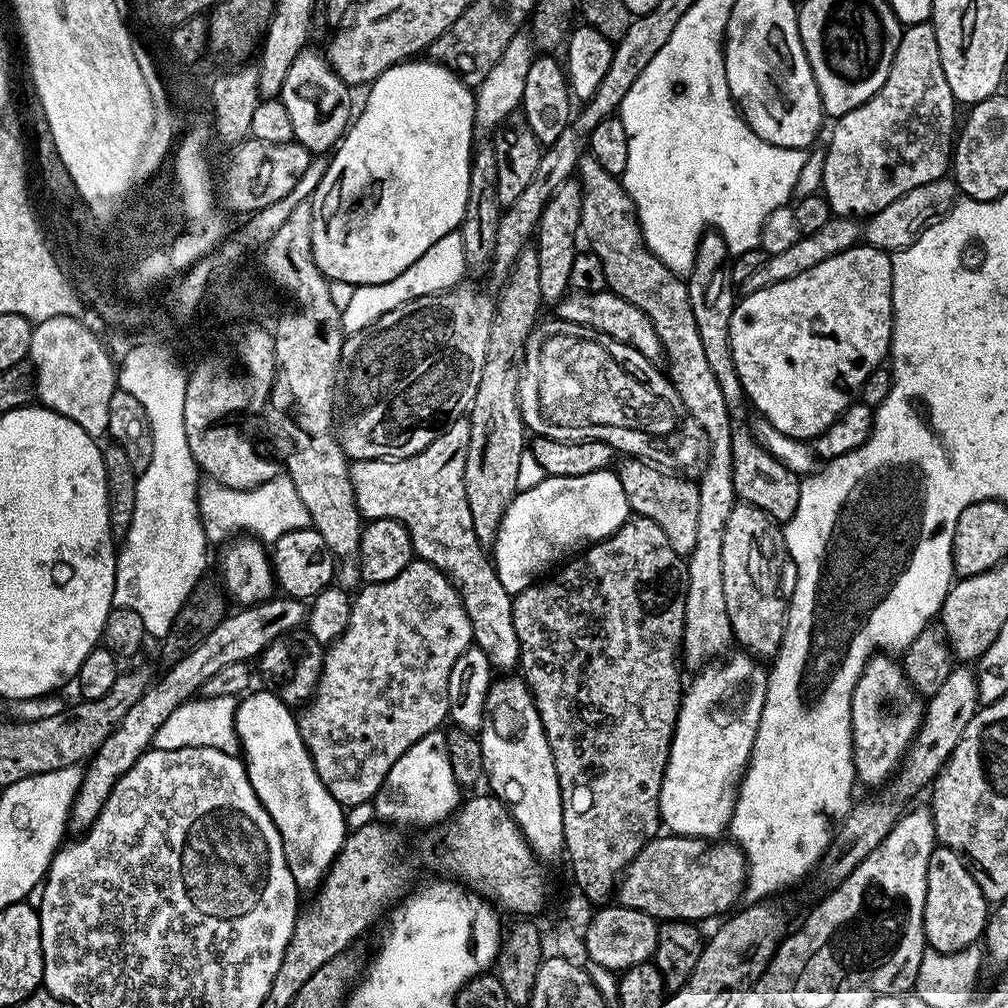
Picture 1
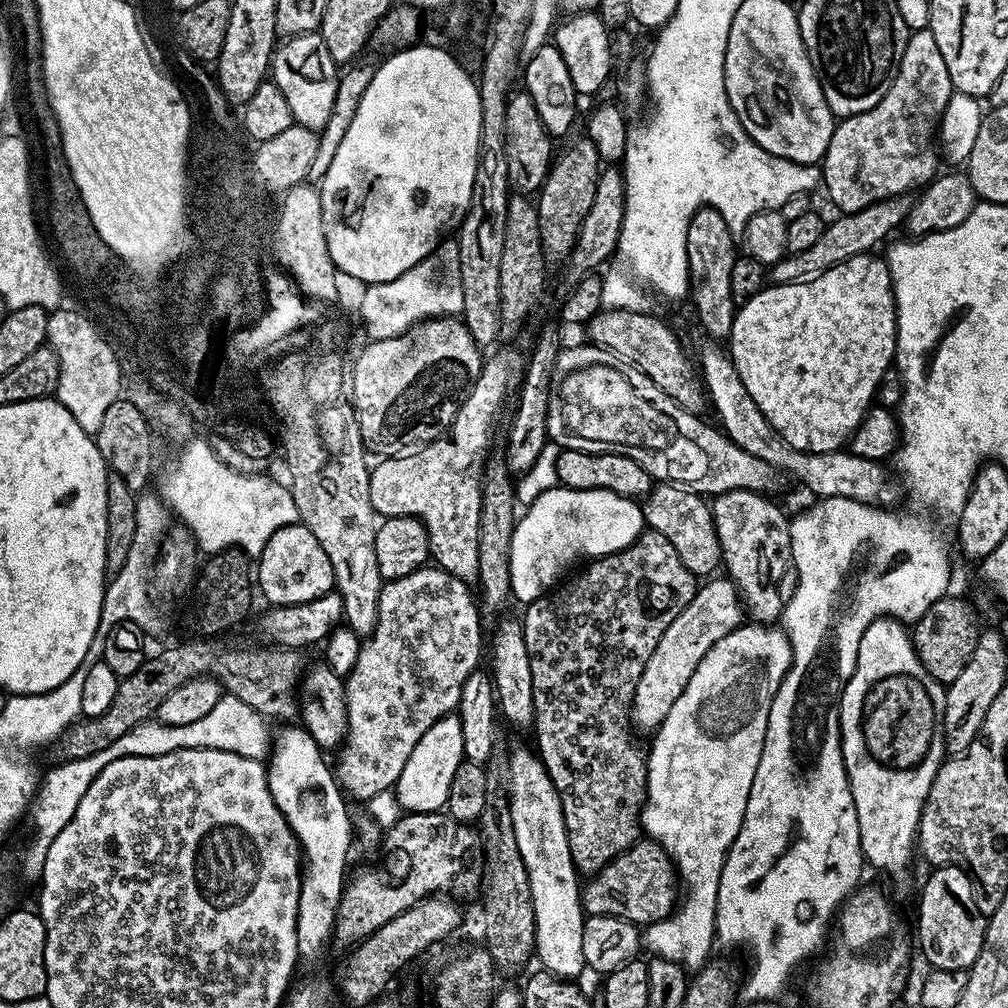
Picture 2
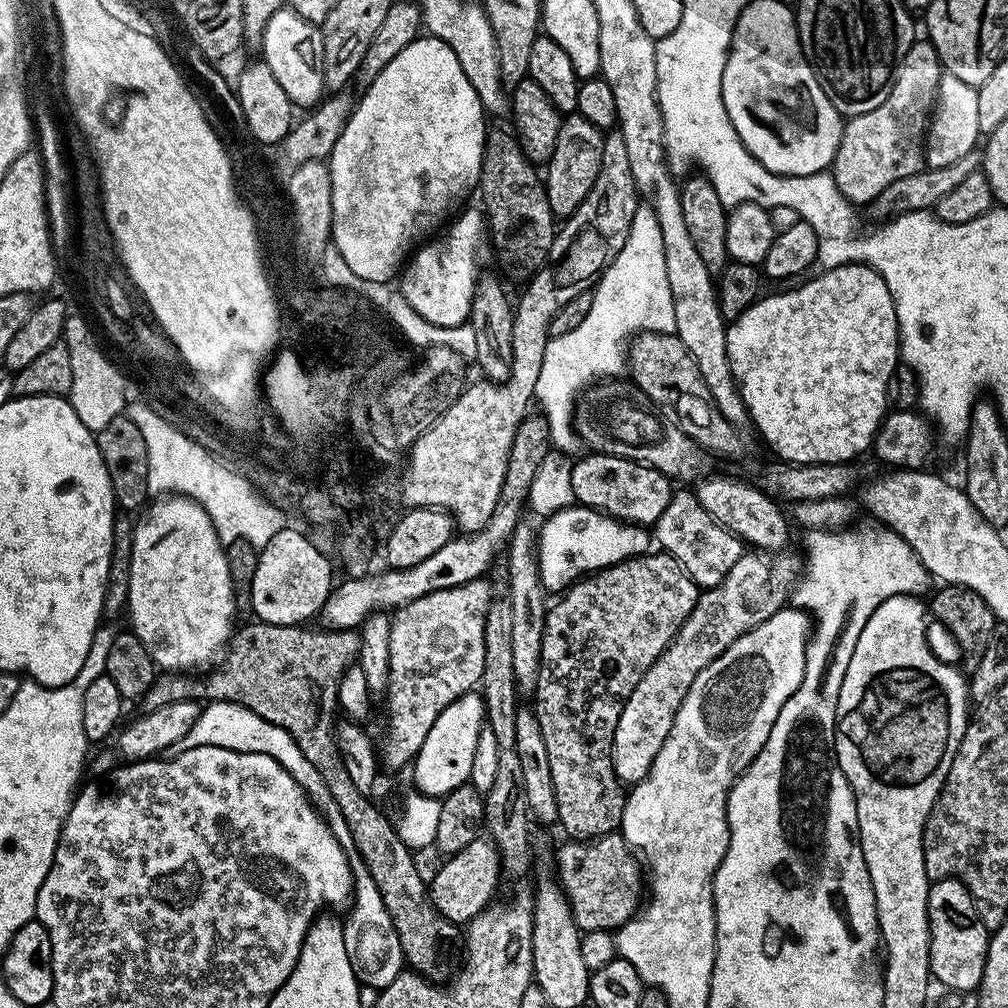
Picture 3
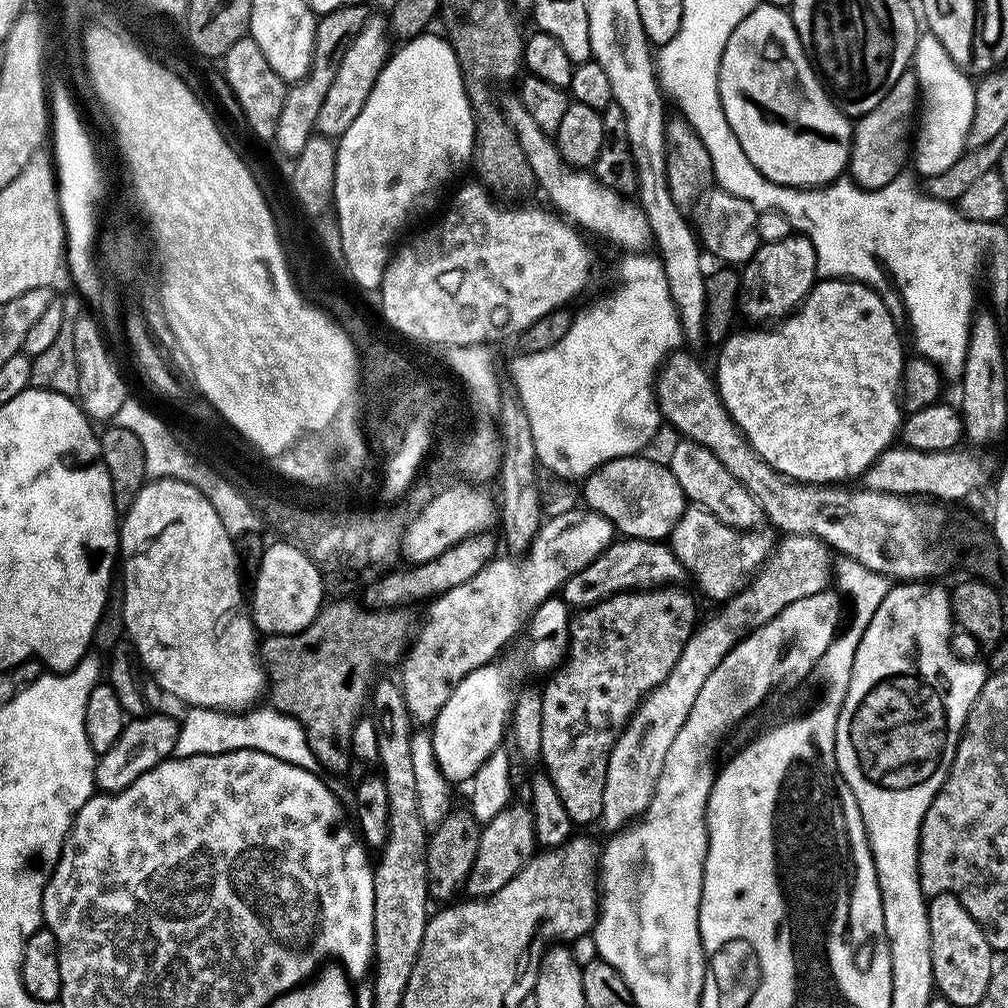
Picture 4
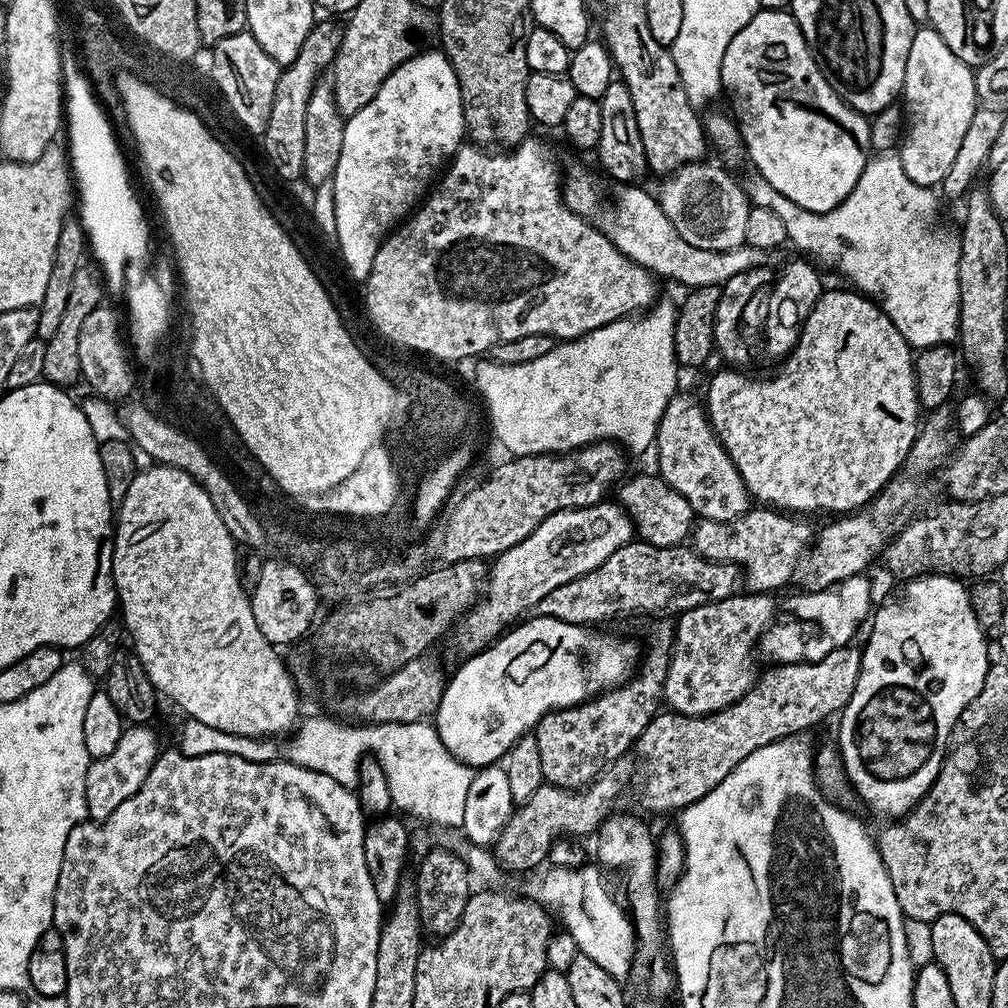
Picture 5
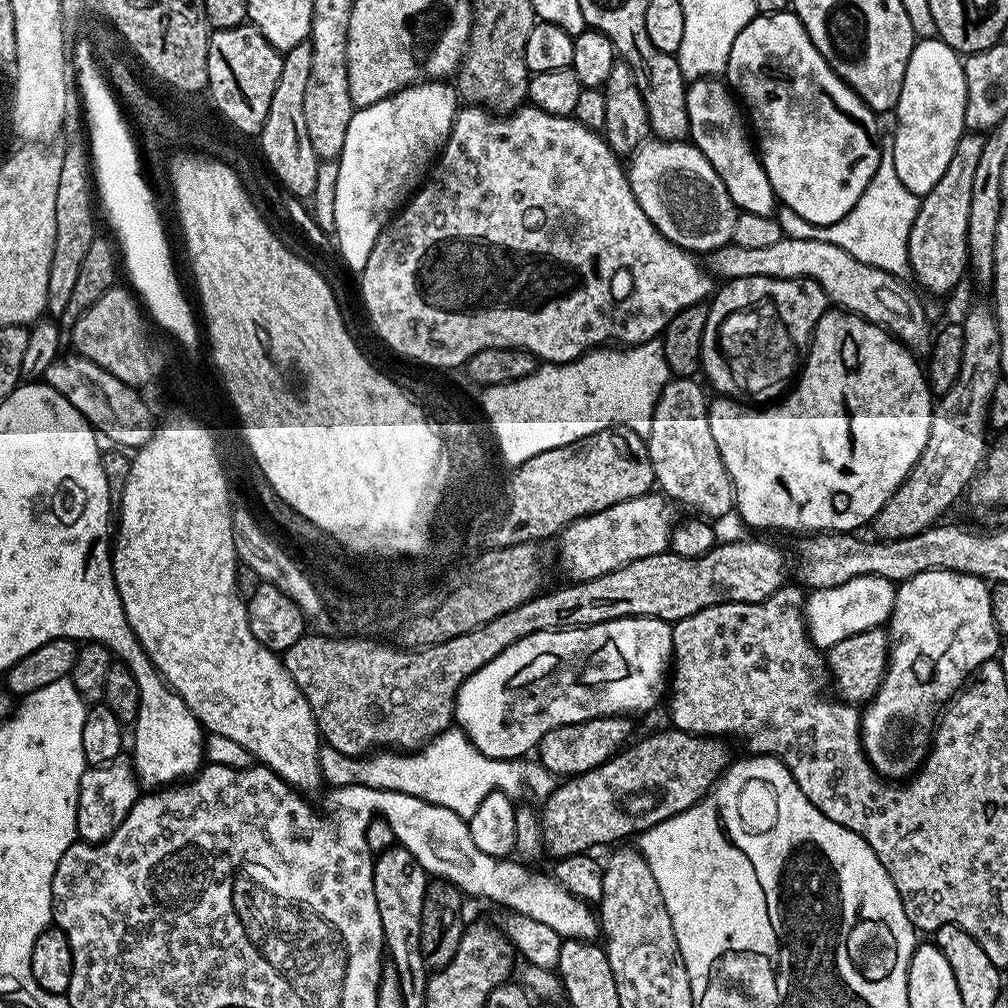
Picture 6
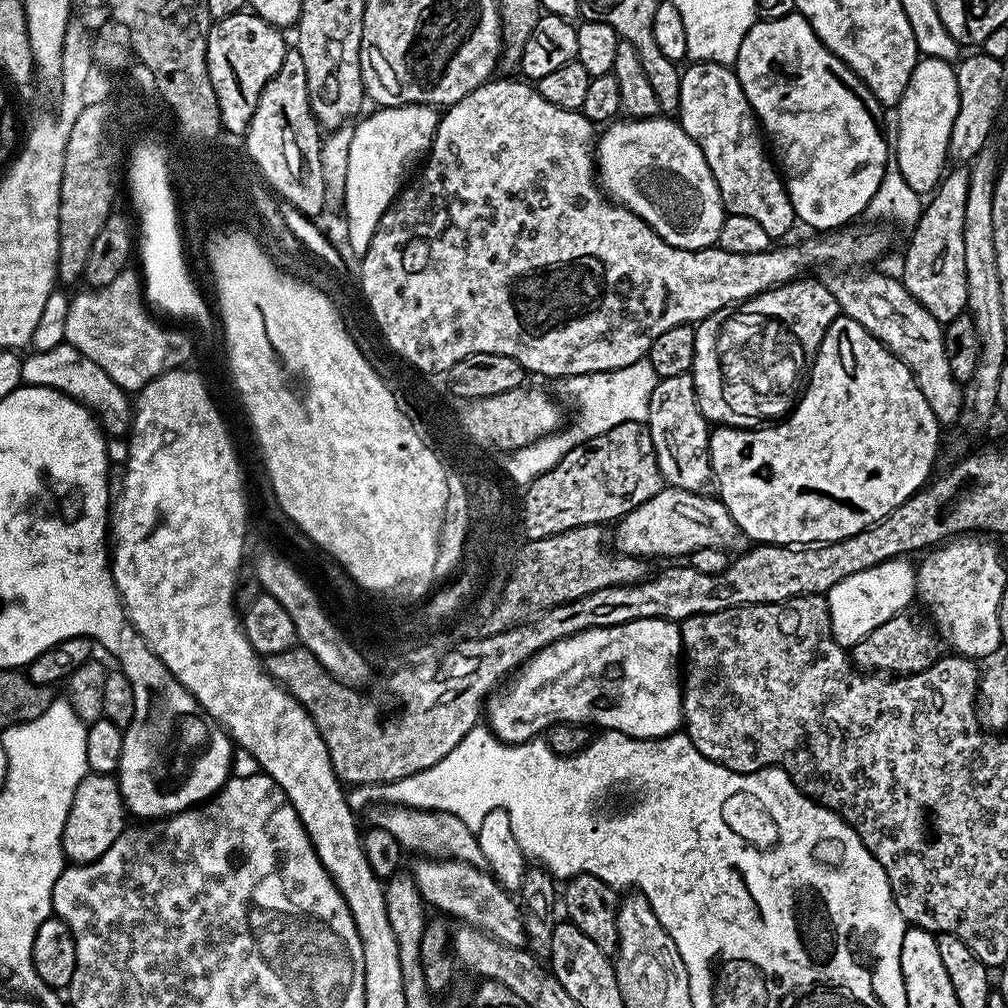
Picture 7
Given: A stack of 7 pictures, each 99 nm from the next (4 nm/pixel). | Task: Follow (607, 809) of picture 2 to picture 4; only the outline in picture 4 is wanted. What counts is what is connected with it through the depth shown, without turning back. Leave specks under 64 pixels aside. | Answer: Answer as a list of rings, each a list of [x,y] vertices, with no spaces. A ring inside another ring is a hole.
[[[665,586],[619,592],[588,608],[579,609],[571,617],[566,659],[547,677],[548,685],[542,688],[540,760],[543,771],[554,782],[573,825],[599,821],[602,790],[606,786],[606,770],[614,742],[645,696],[663,682],[670,670],[674,670],[674,662],[678,662],[686,642],[692,637],[698,623],[696,604],[691,594],[682,589],[680,586]]]

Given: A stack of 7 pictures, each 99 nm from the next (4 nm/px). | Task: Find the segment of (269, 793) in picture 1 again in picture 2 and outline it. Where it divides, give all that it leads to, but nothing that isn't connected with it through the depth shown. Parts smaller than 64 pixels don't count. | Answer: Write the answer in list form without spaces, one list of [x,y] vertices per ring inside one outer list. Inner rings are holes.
[[[284,726],[280,733],[275,733],[274,739],[271,741],[270,755],[266,760],[266,767],[268,769],[268,789],[270,790],[270,794],[274,798],[274,802],[278,806],[280,810],[282,810],[282,814],[288,820],[288,824],[292,827],[292,833],[296,835],[297,840],[300,842],[300,847],[302,849],[302,875],[300,878],[300,893],[298,894],[298,902],[300,905],[298,906],[298,918],[296,919],[296,937],[299,938],[298,942],[298,953],[301,957],[304,956],[312,956],[315,952],[320,952],[324,948],[324,943],[327,940],[331,941],[334,936],[334,929],[336,927],[336,911],[338,910],[338,906],[340,905],[340,899],[342,898],[342,894],[344,893],[344,886],[346,883],[346,873],[349,871],[348,868],[348,847],[351,846],[352,840],[354,844],[354,820],[350,815],[348,816],[348,808],[344,805],[344,800],[346,801],[345,793],[342,791],[335,775],[333,769],[330,767],[330,764],[327,764],[324,761],[325,753],[321,748],[317,746],[314,742],[314,738],[305,730],[302,726],[296,726],[296,728],[288,728],[292,726]]]

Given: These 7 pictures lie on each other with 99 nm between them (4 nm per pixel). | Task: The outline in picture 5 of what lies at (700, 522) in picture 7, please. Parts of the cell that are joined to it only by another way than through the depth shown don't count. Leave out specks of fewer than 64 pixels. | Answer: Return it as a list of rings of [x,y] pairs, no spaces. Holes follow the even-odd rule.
[[[608,503],[550,514],[550,518],[546,518],[546,522],[542,522],[534,534],[518,542],[518,546],[510,546],[510,550],[501,552],[491,561],[482,595],[460,617],[454,628],[456,644],[464,654],[482,651],[505,629],[531,613],[536,604],[550,594],[550,590],[558,590],[558,586],[582,574],[590,574],[590,570],[598,570],[598,566],[602,566],[602,562],[606,562],[614,550],[622,550],[622,546],[633,543],[634,525],[631,518],[619,503]]]

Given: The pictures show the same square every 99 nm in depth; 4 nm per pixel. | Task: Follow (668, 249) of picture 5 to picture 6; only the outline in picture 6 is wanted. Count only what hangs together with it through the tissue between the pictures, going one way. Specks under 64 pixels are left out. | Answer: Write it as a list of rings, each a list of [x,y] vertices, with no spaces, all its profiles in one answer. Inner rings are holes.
[[[784,237],[771,246],[757,249],[727,244],[707,253],[704,265],[713,277],[725,281],[740,277],[762,280],[766,277],[779,280],[806,277],[808,280],[815,280],[835,307],[884,327],[911,351],[925,353],[931,349],[932,325],[928,322],[921,300],[903,285],[904,282],[899,277],[888,271],[878,270],[868,263],[859,262],[833,243],[822,242],[821,239]]]

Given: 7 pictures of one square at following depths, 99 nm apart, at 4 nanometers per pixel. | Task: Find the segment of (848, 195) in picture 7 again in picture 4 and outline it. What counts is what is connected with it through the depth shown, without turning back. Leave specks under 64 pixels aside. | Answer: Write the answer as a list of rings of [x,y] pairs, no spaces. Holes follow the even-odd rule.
[[[762,2],[754,11],[746,14],[746,18],[742,18],[742,22],[738,22],[738,26],[734,30],[734,34],[730,34],[730,42],[726,42],[726,50],[722,54],[720,73],[718,74],[718,94],[722,102],[722,110],[726,114],[726,122],[730,122],[730,130],[734,130],[742,150],[746,150],[746,158],[750,158],[750,162],[754,162],[756,169],[768,180],[773,180],[775,184],[784,184],[787,188],[822,188],[845,175],[848,159],[852,153],[853,121],[845,116],[840,105],[832,99],[827,87],[822,83],[821,77],[798,38],[792,17],[785,9],[775,8]]]

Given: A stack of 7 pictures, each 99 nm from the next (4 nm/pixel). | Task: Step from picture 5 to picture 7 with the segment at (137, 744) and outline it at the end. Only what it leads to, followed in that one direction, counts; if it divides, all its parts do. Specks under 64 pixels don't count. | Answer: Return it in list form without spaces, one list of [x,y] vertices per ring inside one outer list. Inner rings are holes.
[[[89,772],[82,778],[78,790],[74,790],[74,802],[62,830],[65,857],[74,864],[89,864],[102,858],[102,854],[114,846],[114,838],[123,834],[126,827],[124,816],[126,817],[126,809],[119,779],[115,775]]]

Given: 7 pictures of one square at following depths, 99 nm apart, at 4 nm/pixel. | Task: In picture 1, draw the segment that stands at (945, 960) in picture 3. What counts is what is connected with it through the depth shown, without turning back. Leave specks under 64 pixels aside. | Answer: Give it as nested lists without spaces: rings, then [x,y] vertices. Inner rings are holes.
[[[937,846],[930,854],[930,866],[926,874],[926,906],[924,907],[924,939],[927,947],[934,952],[955,953],[975,945],[984,935],[988,924],[990,901],[984,897],[978,882],[972,877],[973,869],[969,867],[959,852],[943,846]]]

